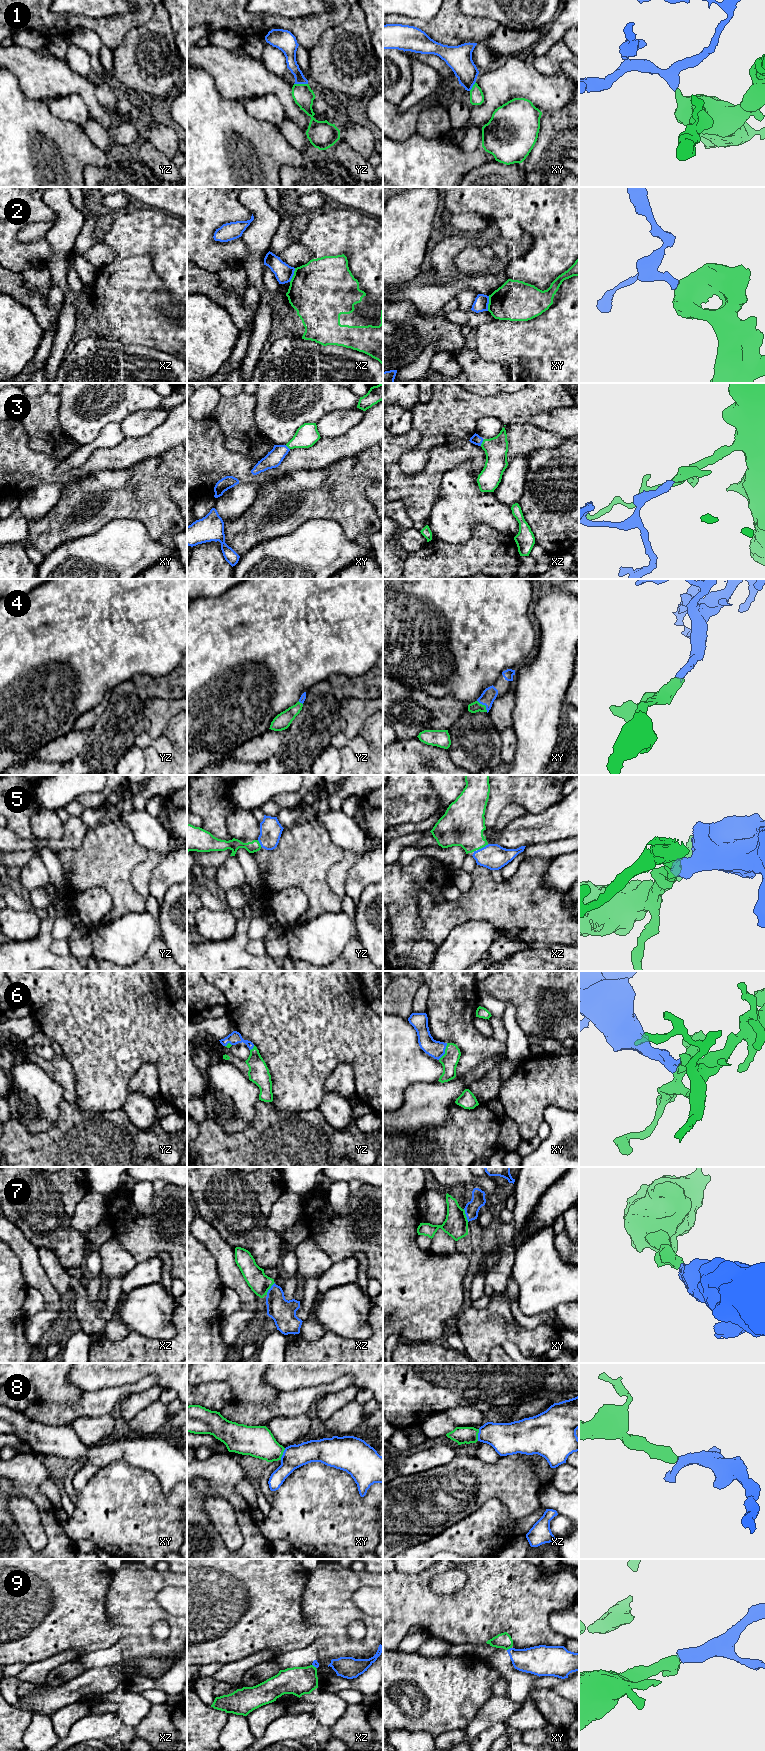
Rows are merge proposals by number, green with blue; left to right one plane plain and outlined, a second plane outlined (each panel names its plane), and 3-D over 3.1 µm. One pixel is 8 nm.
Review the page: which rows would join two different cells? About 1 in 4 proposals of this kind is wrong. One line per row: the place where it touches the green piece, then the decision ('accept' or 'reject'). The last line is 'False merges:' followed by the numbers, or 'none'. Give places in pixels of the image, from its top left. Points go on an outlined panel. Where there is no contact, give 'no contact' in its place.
1: contact yz (301, 84); accept
2: contact xy (489, 303); reject
3: contact xz (482, 442); accept
4: contact xy (484, 705); accept
5: contact xz (482, 847); accept
6: contact xy (445, 1051); accept
7: contact xy (465, 1215); accept
8: contact xy (282, 1454); accept
9: contact xy (509, 1648); accept
False merges: 2

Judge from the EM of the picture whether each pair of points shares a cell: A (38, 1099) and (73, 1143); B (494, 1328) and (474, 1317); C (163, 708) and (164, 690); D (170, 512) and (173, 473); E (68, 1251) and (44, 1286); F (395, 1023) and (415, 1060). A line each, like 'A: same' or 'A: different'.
A: different
B: same
C: different
D: same
E: different
F: same

